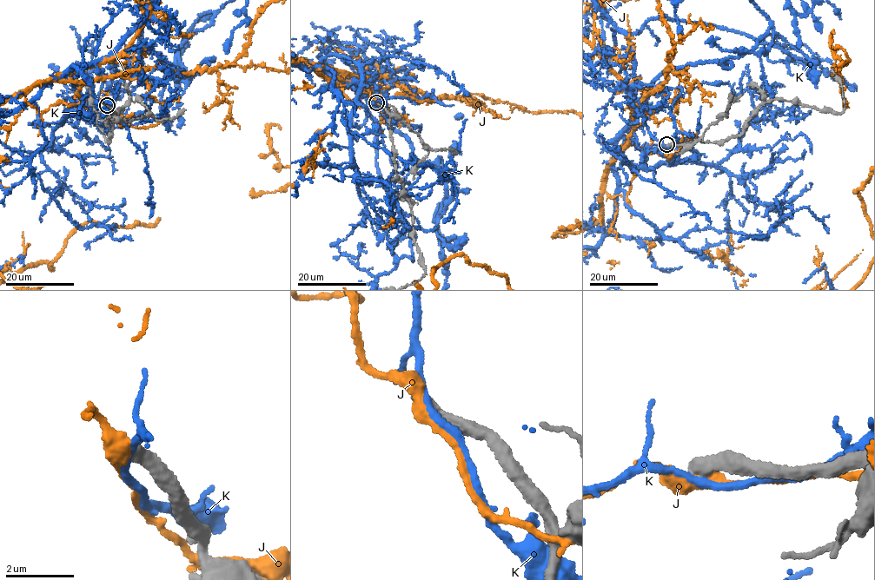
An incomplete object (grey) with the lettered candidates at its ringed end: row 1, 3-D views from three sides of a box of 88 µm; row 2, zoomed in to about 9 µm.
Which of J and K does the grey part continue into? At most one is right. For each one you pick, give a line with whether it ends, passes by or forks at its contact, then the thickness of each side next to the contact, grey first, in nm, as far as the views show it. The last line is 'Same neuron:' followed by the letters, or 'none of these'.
Same neuron: none of these

